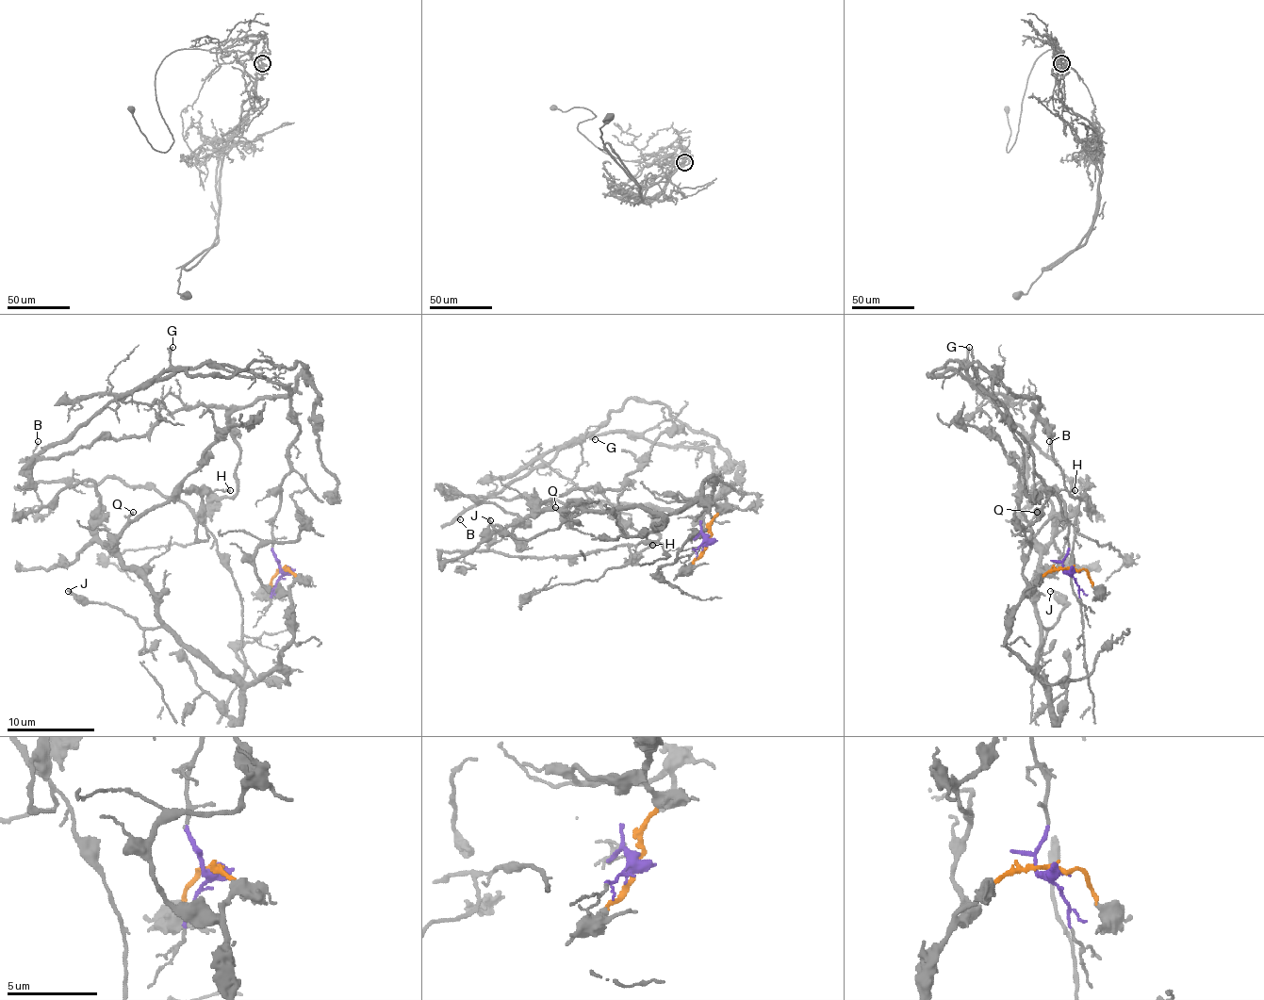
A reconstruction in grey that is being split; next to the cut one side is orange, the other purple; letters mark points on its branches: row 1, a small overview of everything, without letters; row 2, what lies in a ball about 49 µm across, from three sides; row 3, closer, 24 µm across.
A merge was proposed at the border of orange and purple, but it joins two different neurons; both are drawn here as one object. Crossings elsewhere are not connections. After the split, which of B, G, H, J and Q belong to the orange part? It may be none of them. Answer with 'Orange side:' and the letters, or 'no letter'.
Orange side: H, J, Q

